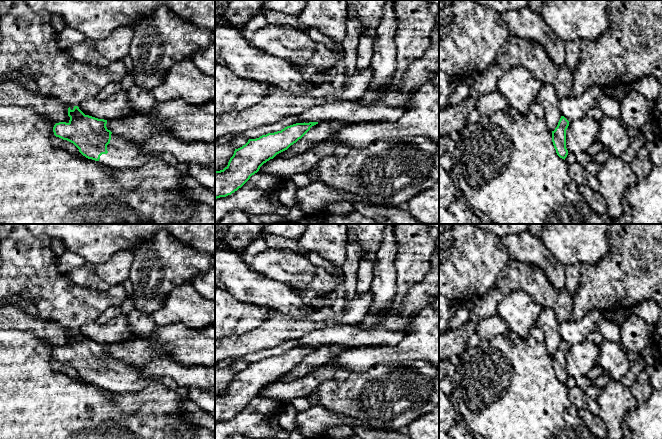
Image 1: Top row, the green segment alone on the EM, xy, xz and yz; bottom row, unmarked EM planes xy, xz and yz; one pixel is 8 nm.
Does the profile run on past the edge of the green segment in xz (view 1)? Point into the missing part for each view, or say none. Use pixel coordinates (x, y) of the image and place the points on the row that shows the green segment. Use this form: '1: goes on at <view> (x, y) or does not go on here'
1: does not go on here

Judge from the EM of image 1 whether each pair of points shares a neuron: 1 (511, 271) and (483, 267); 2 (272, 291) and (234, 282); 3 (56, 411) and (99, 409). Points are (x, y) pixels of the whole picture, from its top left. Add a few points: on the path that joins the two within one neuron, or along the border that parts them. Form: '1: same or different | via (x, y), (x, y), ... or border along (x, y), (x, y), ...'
1: different | border along (511, 260), (503, 268), (494, 285), (489, 290)
2: same | via (263, 291), (243, 282)
3: same | via (67, 413), (88, 413)

